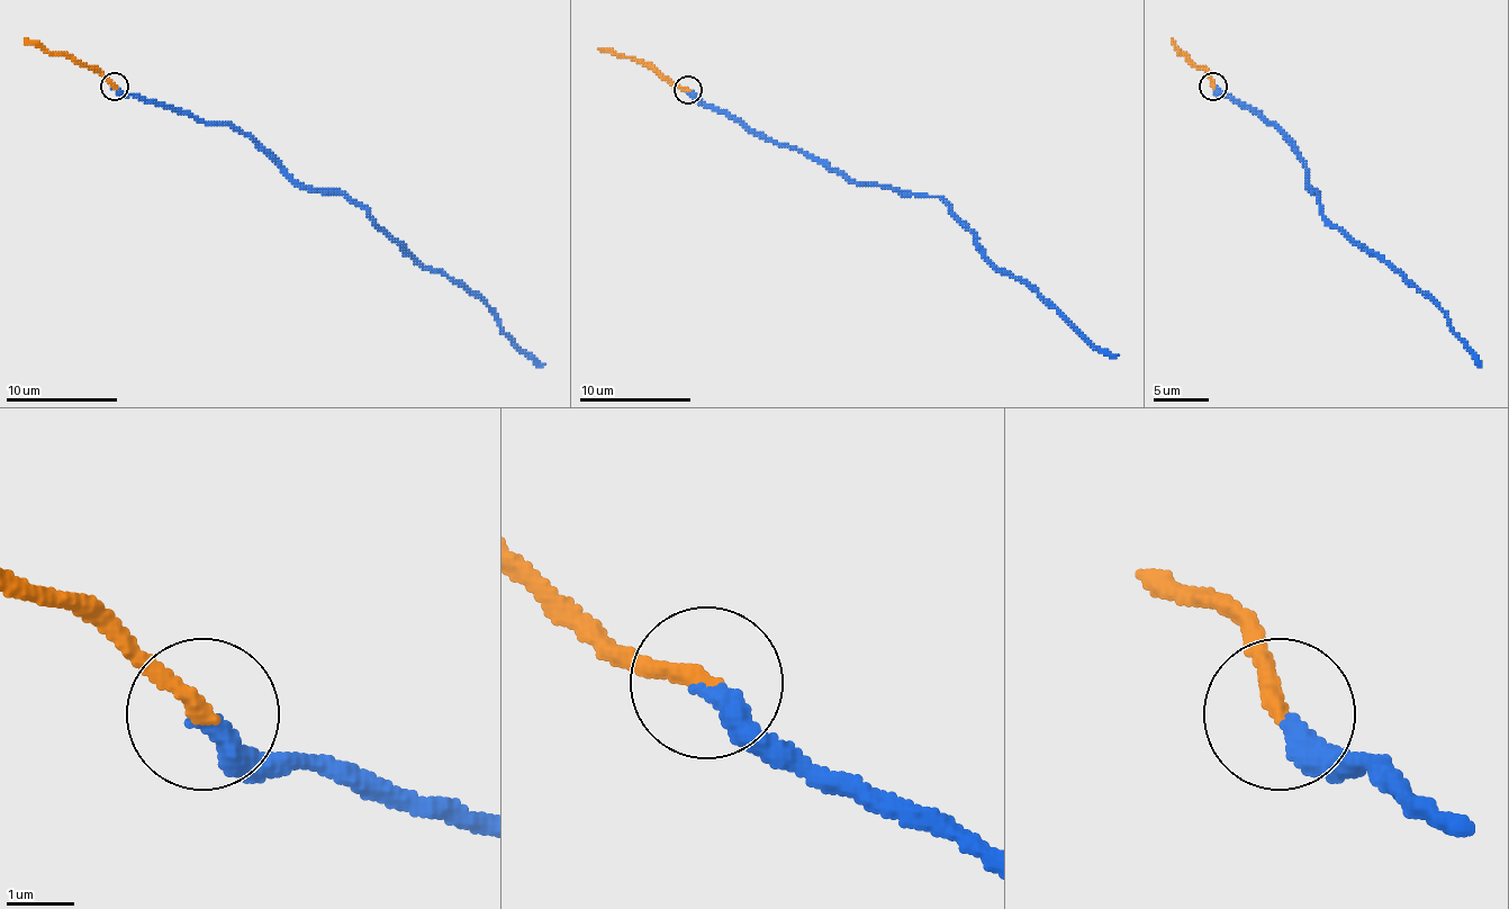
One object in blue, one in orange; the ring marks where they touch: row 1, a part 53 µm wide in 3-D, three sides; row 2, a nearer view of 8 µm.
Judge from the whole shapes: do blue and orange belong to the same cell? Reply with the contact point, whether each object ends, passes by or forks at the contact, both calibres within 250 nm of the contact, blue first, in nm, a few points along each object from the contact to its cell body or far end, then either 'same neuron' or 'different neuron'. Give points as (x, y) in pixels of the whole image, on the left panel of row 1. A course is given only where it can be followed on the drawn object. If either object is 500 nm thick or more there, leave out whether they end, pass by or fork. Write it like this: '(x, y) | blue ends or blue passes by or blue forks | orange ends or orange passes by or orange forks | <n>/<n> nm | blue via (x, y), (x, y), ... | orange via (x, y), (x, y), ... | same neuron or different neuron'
(115, 87) | blue ends | orange ends | 360/280 nm | blue via (114, 86), (223, 122), (295, 180), (348, 194), (425, 269), (461, 280), (544, 363) | orange via (114, 86), (66, 55), (47, 52), (25, 38) | same neuron

